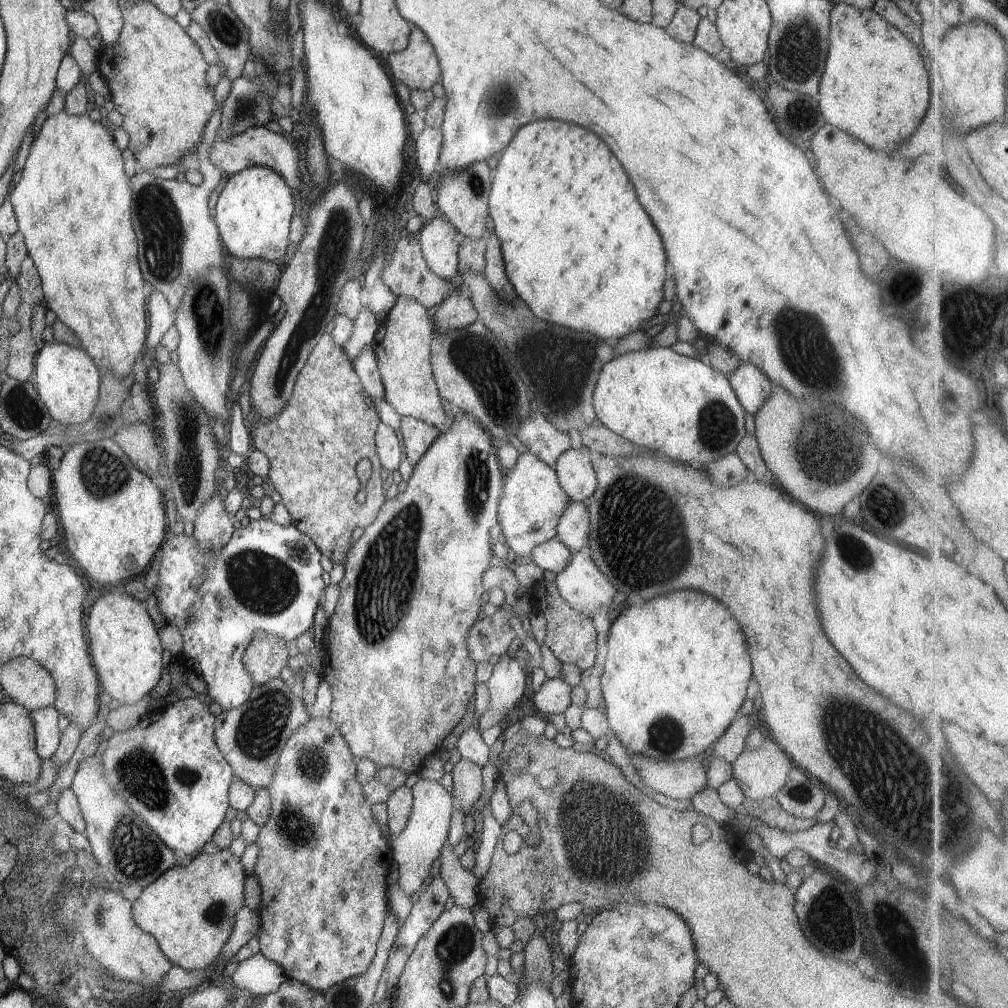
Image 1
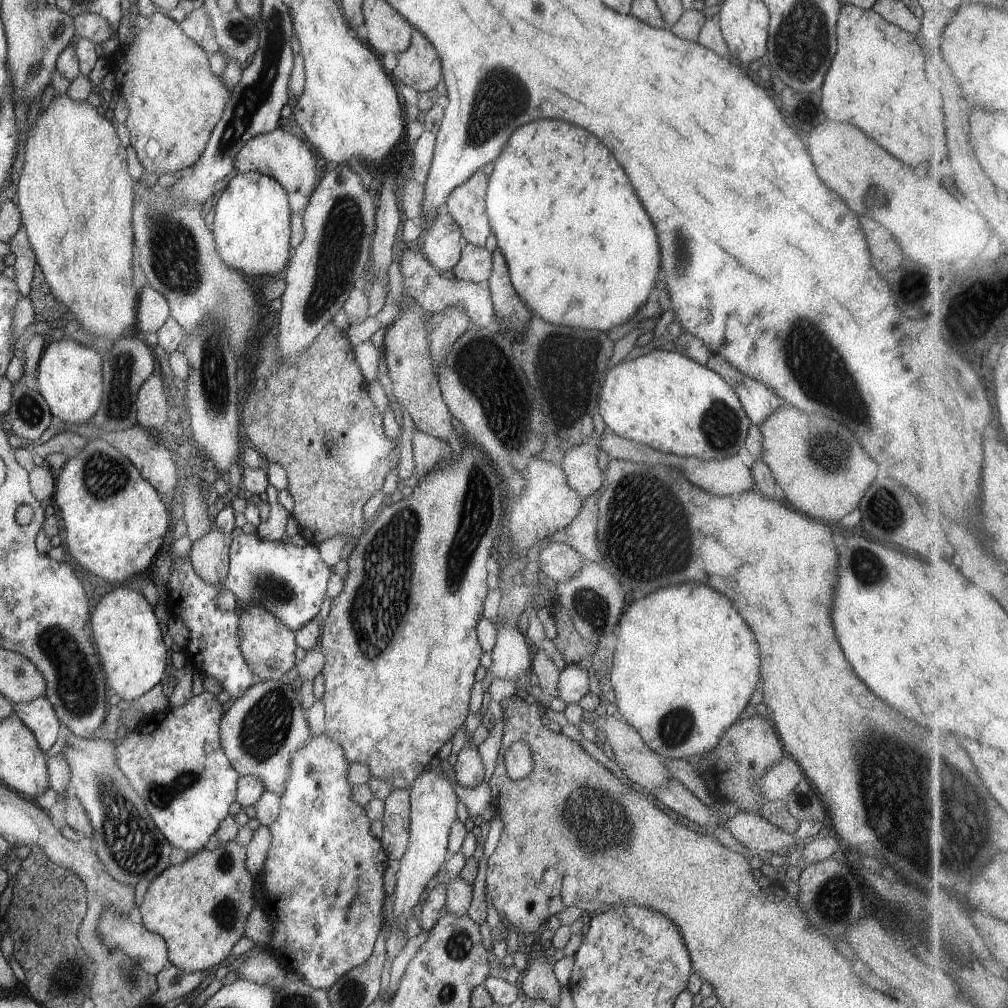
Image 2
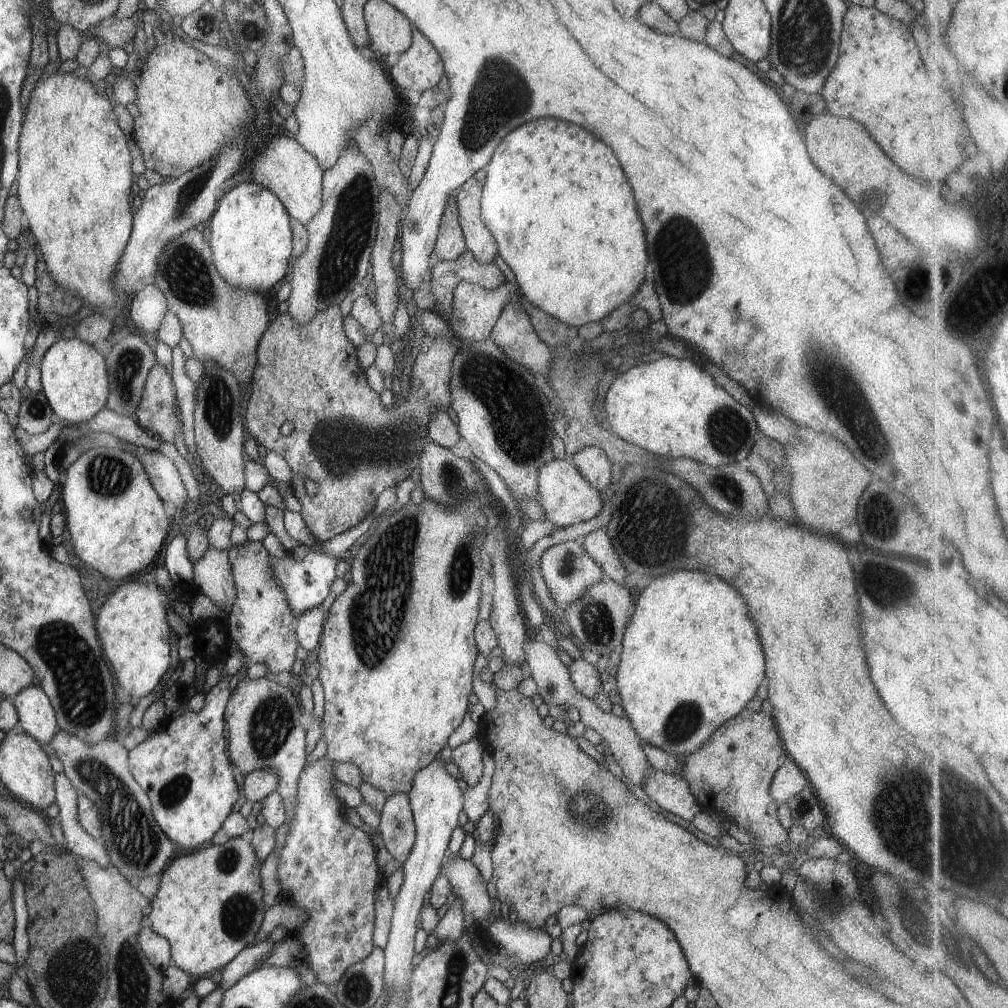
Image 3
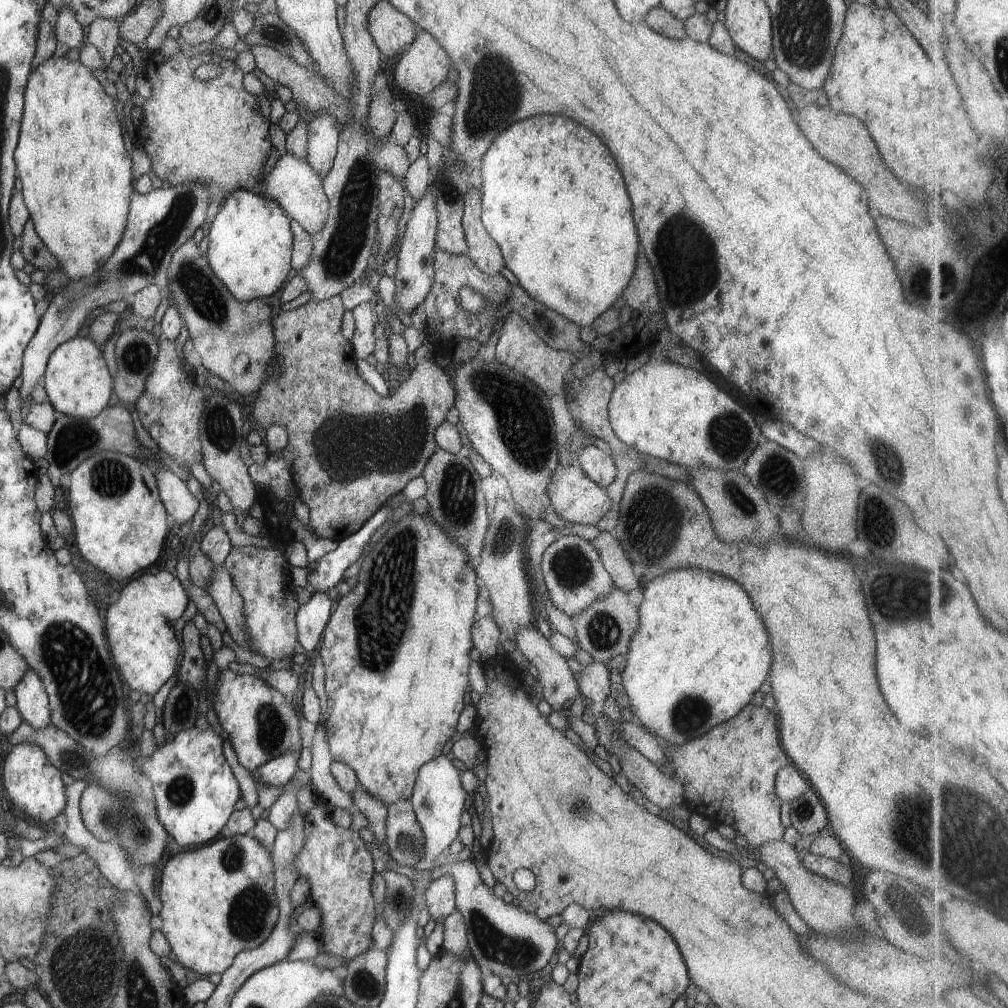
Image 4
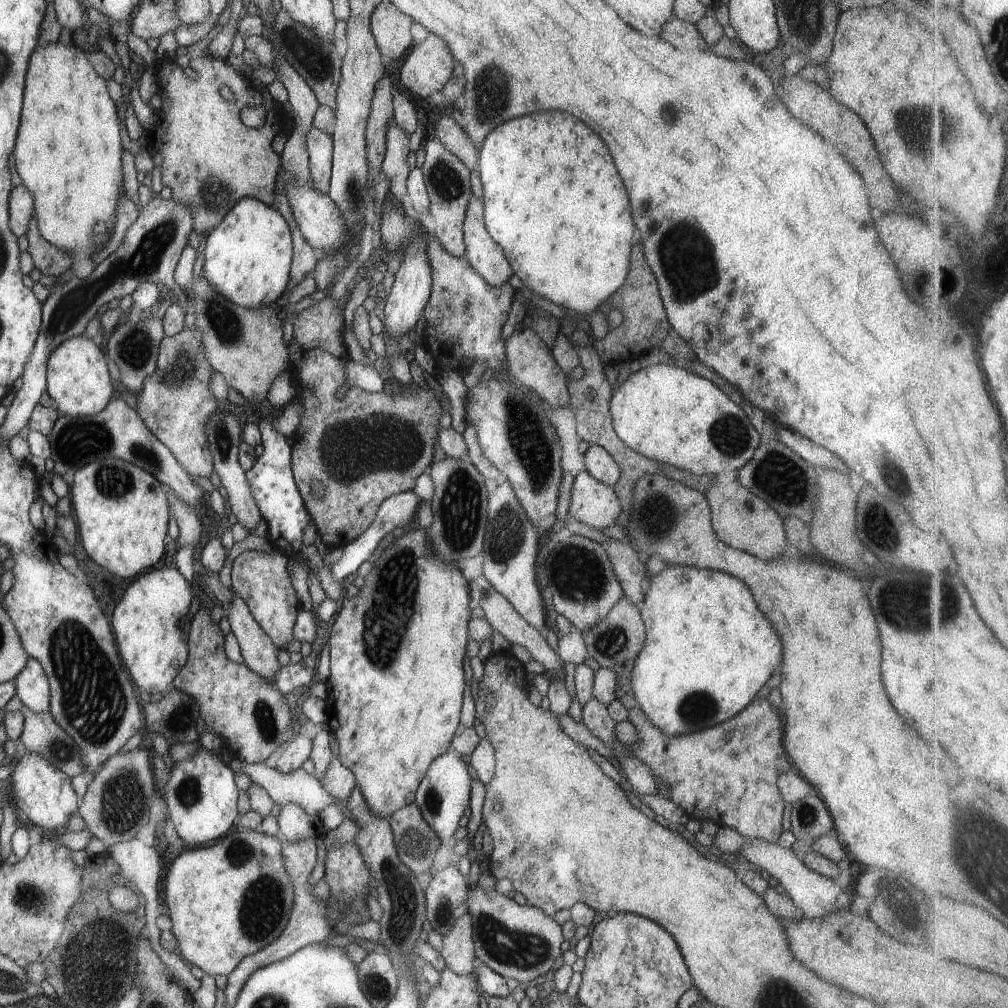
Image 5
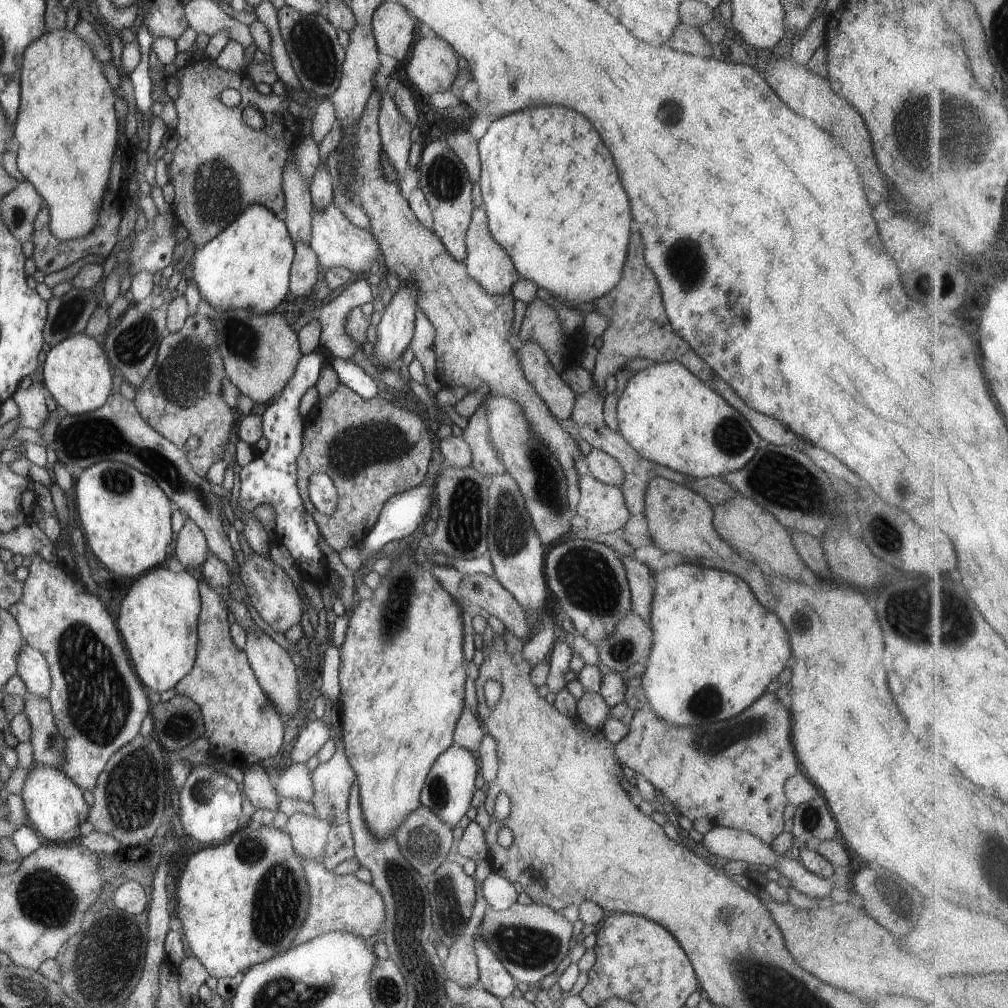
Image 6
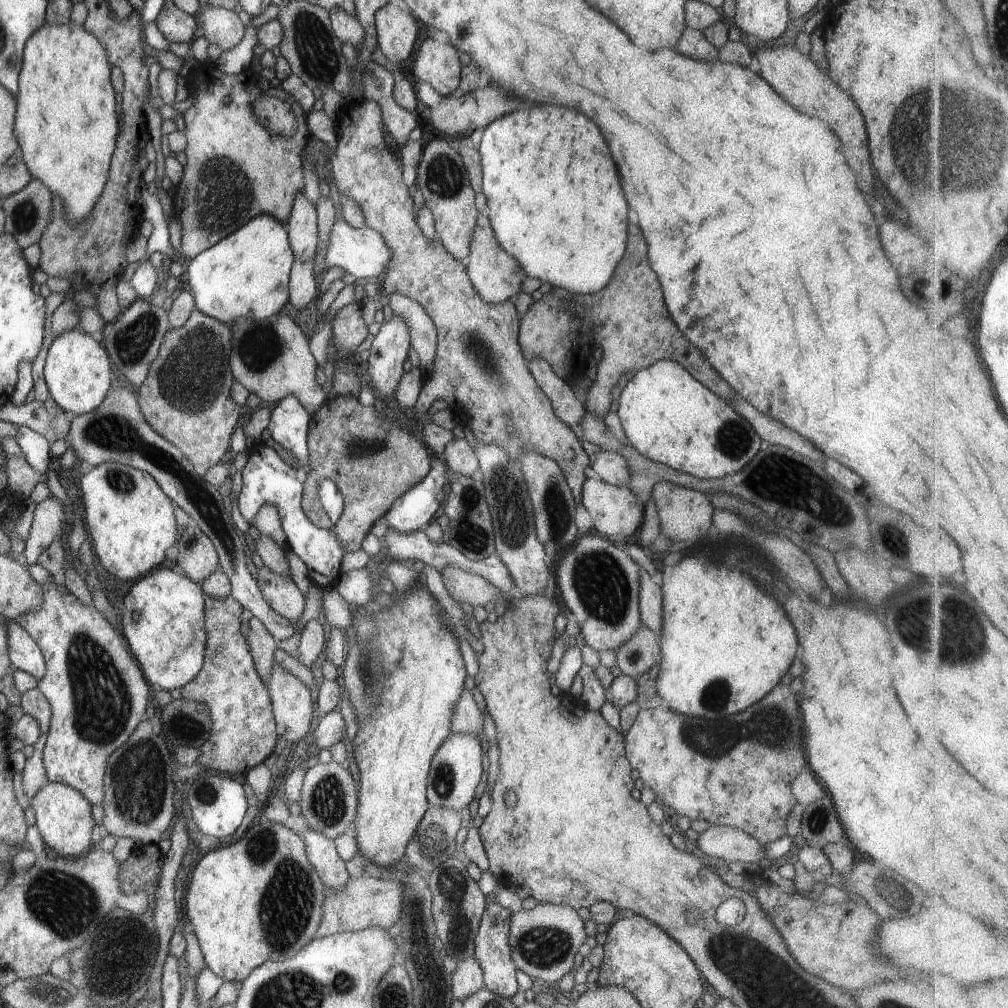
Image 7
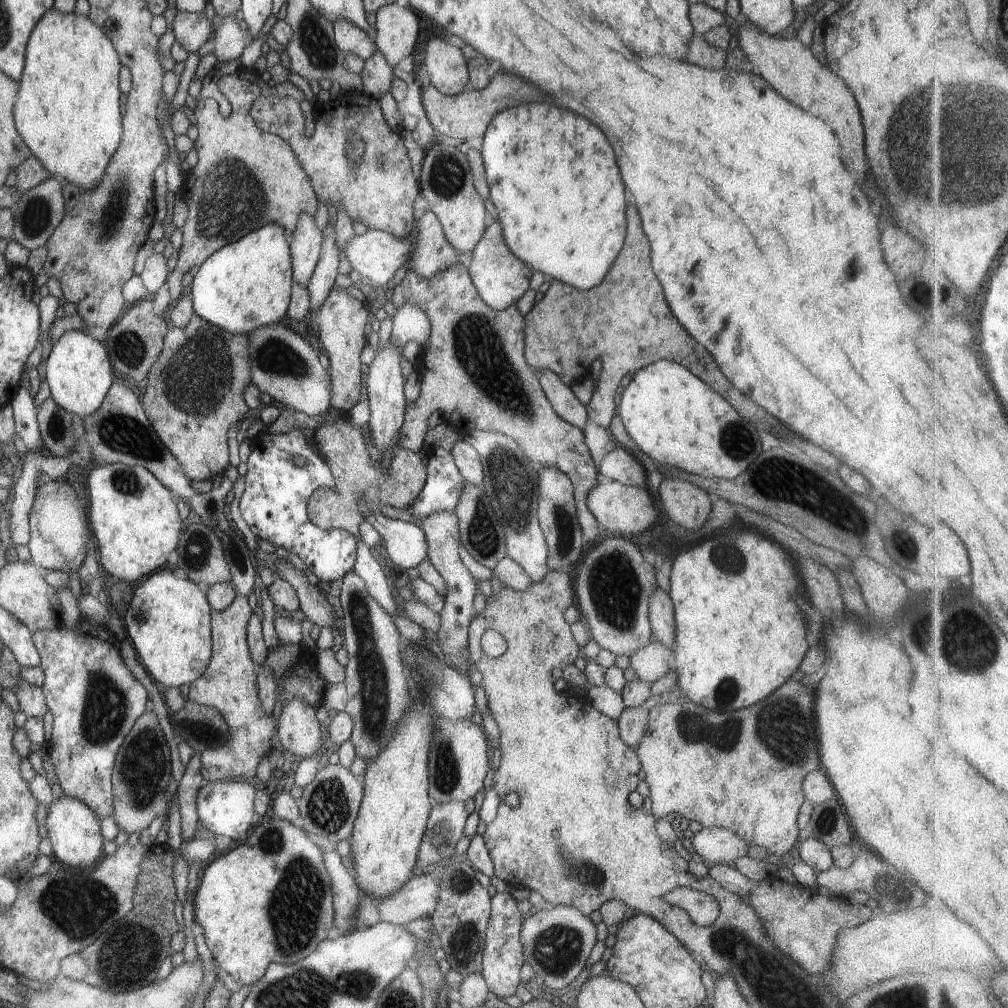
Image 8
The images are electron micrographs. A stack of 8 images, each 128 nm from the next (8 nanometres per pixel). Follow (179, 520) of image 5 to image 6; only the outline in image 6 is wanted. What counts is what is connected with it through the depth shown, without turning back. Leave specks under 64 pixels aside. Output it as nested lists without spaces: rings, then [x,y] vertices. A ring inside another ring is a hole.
[[[185,518],[177,536],[175,536],[174,551],[177,560],[190,575],[195,568],[207,560],[208,548],[205,536],[190,518]]]

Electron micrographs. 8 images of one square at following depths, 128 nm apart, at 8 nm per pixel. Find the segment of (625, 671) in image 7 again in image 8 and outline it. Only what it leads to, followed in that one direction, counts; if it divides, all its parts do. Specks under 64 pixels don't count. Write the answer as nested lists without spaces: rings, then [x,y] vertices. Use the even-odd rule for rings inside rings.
[[[652,636],[651,640],[639,650],[635,650],[628,660],[629,668],[639,680],[652,683],[673,668],[674,655],[670,648]]]

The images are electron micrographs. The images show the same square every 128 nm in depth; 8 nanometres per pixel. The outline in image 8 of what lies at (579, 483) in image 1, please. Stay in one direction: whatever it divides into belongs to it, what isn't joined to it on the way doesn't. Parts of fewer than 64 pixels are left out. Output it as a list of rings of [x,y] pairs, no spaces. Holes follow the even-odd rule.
[[[623,447],[608,450],[597,470],[605,478],[611,478],[619,484],[647,487],[646,472],[632,453]]]

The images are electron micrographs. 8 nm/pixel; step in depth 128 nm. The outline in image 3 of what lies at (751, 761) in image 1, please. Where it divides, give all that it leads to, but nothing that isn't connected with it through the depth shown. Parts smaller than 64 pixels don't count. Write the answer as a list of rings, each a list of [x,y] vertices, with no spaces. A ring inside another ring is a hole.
[[[788,758],[777,770],[769,785],[769,794],[777,804],[785,803],[805,786],[806,777],[799,767]]]

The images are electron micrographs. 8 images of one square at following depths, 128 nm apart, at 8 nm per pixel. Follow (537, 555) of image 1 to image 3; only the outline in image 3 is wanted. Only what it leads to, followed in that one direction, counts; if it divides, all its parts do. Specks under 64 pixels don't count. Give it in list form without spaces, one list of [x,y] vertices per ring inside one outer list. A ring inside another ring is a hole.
[[[571,540],[550,545],[542,552],[538,566],[550,597],[562,607],[569,606],[573,600],[581,598],[583,592],[585,592],[589,586],[597,584],[604,575],[599,565],[595,564],[595,562],[587,556],[587,552],[584,552],[583,546]]]

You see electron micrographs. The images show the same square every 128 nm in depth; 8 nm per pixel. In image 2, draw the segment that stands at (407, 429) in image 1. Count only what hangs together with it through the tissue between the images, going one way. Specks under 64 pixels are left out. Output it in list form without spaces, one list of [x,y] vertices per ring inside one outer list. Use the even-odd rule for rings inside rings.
[[[412,424],[411,426],[414,428],[410,438],[412,446],[412,460],[414,461],[414,472],[419,479],[423,478],[423,476],[425,476],[425,474],[427,474],[427,472],[437,464],[437,462],[441,462],[441,460],[455,460],[455,458],[457,458],[457,455],[451,455],[452,451],[451,448],[449,448],[448,442],[439,440],[439,438],[433,438],[433,436],[429,436],[429,434],[421,432]]]

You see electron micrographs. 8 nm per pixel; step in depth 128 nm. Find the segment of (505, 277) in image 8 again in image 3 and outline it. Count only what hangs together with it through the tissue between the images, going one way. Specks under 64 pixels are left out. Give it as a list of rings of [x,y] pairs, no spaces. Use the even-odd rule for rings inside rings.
[[[469,177],[457,189],[455,200],[458,208],[458,220],[462,228],[466,250],[473,253],[481,264],[494,262],[498,255],[497,244],[480,215],[481,182]]]

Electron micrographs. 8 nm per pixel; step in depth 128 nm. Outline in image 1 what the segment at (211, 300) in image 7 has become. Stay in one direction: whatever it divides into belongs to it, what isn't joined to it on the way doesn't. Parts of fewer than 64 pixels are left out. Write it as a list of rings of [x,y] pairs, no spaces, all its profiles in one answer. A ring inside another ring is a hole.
[[[250,166],[229,176],[221,188],[215,204],[214,223],[217,225],[221,242],[229,255],[239,260],[261,259],[264,261],[279,260],[286,252],[288,245],[288,228],[290,218],[297,210],[297,199],[285,180],[267,166]]]

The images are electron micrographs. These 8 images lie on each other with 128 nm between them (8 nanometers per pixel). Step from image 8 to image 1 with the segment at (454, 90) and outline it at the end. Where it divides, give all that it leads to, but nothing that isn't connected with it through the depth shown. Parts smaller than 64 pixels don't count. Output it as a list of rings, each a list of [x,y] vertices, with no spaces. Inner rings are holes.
[[[411,26],[407,46],[403,50],[392,52],[384,57],[389,65],[390,75],[393,79],[399,80],[409,91],[413,89],[418,91],[429,90],[439,78],[440,68],[433,47],[425,34],[415,26]]]

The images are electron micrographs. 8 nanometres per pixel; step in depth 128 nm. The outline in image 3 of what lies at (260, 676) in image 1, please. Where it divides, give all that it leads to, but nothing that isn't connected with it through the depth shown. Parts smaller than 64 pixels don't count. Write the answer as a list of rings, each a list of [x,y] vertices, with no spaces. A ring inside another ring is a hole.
[[[249,541],[243,546],[231,546],[227,550],[231,565],[233,584],[235,586],[235,600],[227,615],[228,635],[245,656],[247,665],[265,664],[268,672],[290,671],[295,658],[297,640],[295,638],[296,622],[283,590],[277,586],[269,566],[269,554],[261,541]]]

